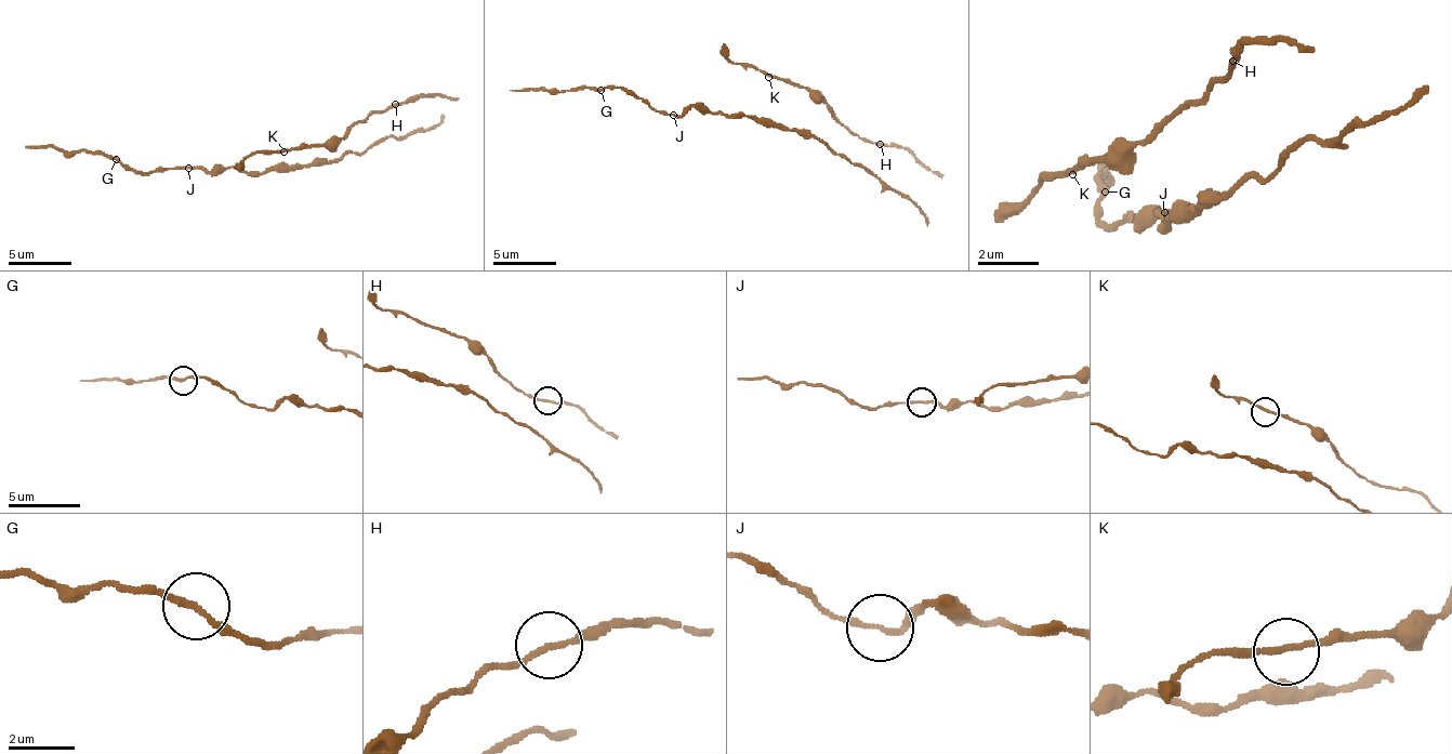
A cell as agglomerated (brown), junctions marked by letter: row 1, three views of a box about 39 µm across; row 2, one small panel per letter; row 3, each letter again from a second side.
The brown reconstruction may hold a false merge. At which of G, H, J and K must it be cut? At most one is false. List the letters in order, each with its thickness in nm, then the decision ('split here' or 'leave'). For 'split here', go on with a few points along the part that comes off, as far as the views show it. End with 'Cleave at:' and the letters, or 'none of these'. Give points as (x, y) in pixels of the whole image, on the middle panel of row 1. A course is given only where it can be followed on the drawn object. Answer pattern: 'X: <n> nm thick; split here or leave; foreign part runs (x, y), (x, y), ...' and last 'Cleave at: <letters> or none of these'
G: 160 nm thick; leave
H: 150 nm thick; leave
J: 160 nm thick; leave
K: 160 nm thick; leave
Cleave at: none of these

